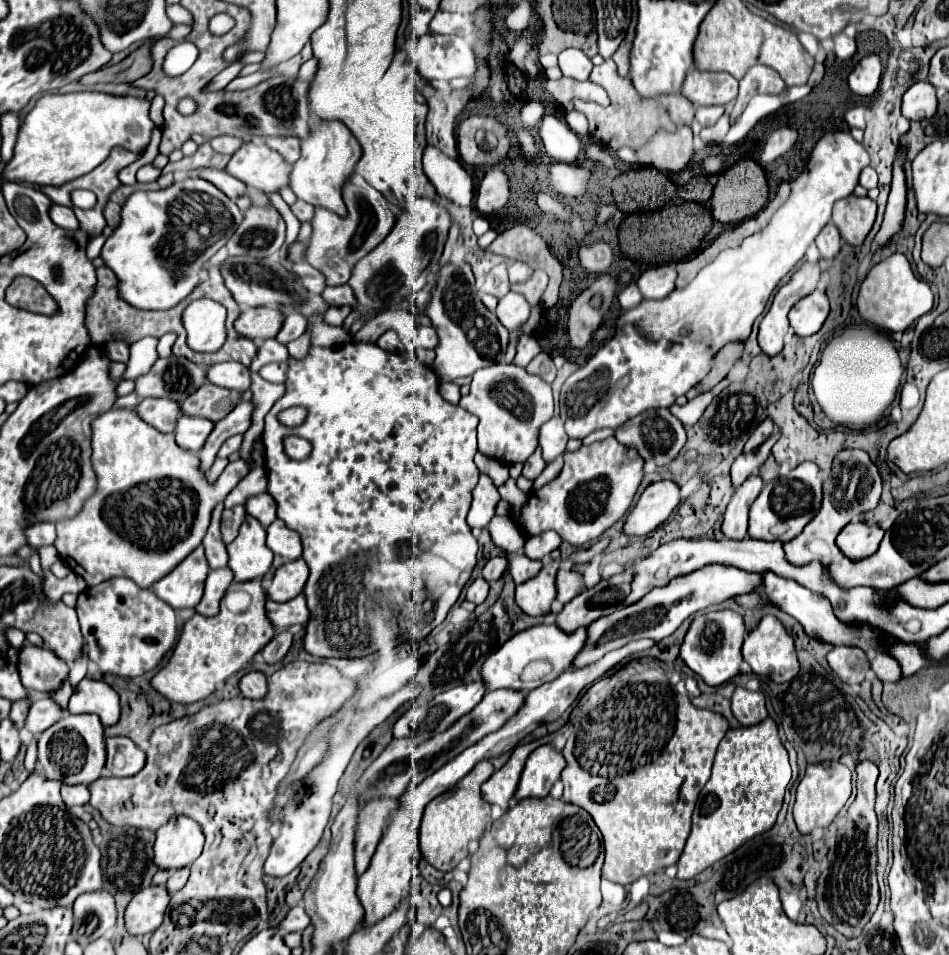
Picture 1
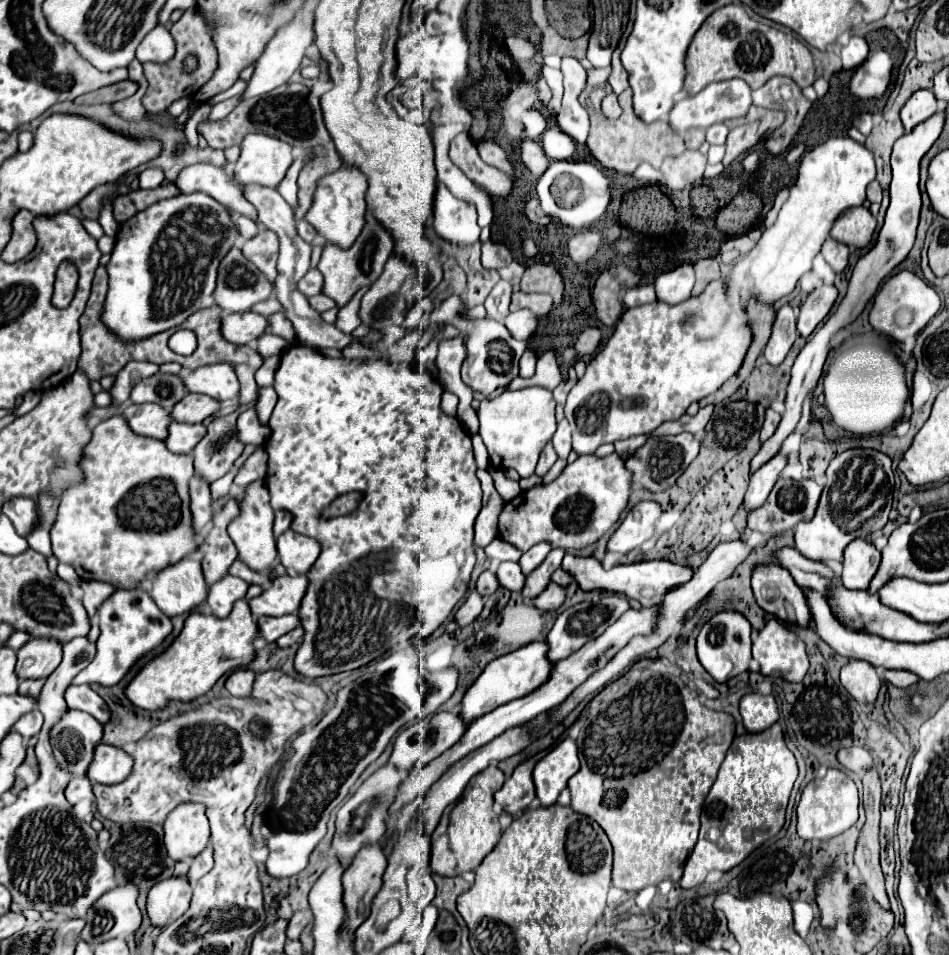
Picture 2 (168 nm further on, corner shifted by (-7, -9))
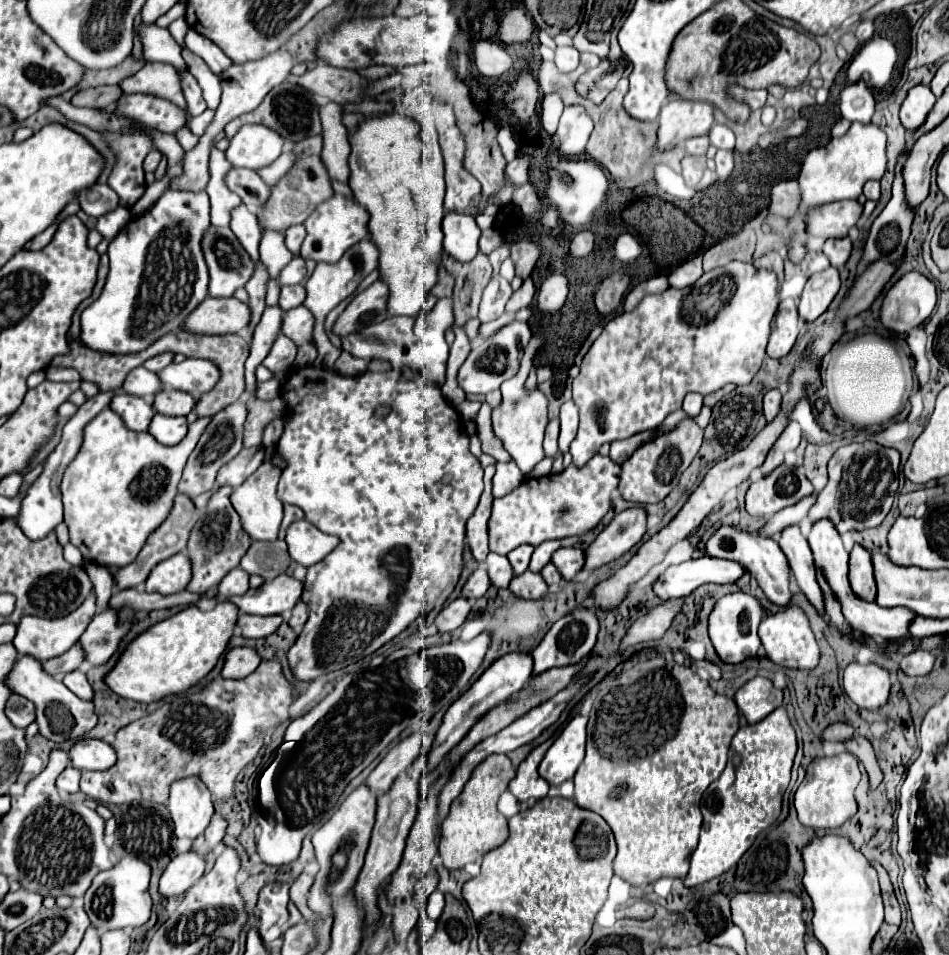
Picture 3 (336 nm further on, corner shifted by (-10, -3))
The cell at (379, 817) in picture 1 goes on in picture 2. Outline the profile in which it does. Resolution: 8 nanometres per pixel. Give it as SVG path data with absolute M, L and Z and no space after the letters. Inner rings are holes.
M370 844L356 854L356 860L342 876L342 902L346 908L346 920L342 930L354 932L366 918L372 906L372 896L380 890L380 876L386 868L386 856Z

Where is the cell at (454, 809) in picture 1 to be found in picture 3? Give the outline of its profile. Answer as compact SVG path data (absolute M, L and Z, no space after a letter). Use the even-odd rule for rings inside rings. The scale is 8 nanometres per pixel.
M503 754L487 756L471 774L469 782L465 784L459 798L453 800L451 812L443 822L441 840L439 840L439 856L447 870L459 870L467 862L481 862L481 858L501 846L507 836L507 818L497 810L499 796L507 790L509 780L515 776L511 760Z

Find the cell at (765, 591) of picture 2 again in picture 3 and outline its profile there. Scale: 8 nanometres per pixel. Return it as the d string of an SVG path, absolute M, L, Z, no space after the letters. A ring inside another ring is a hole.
M721 526L707 542L705 546L705 554L707 556L715 556L715 558L725 558L725 560L735 560L739 562L743 568L747 568L759 588L765 592L767 600L771 604L777 604L777 606L789 606L791 600L793 600L793 590L791 590L791 566L783 554L783 550L779 548L779 544L773 540L773 538L763 538L763 536L757 536L757 534L749 534L749 532L737 532L735 528L729 528L729 526Z

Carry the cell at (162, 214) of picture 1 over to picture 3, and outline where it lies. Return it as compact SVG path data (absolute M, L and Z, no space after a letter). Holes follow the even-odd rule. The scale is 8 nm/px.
M167 190L151 210L133 216L127 226L109 242L109 276L101 296L81 314L81 340L99 352L131 354L151 346L163 334L187 320L187 314L207 298L209 270L203 258L201 240L211 228L211 204L205 190Z

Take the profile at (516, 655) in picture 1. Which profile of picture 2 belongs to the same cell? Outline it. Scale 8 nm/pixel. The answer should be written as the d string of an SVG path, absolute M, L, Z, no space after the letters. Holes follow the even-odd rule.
M532 642L524 648L518 648L512 654L492 660L484 668L484 672L478 676L478 680L468 688L468 692L464 694L464 698L460 702L458 716L464 720L464 724L470 724L472 720L492 712L494 708L508 704L520 696L526 696L528 692L532 692L532 688L544 684L544 680L548 680L550 668L552 668L552 664L546 658L546 652L548 652L548 646L544 642Z

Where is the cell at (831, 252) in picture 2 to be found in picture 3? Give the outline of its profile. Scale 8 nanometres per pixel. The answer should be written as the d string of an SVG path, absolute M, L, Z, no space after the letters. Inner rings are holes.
M829 238L823 246L823 252L829 258L831 266L843 268L851 254L851 240L849 238Z

